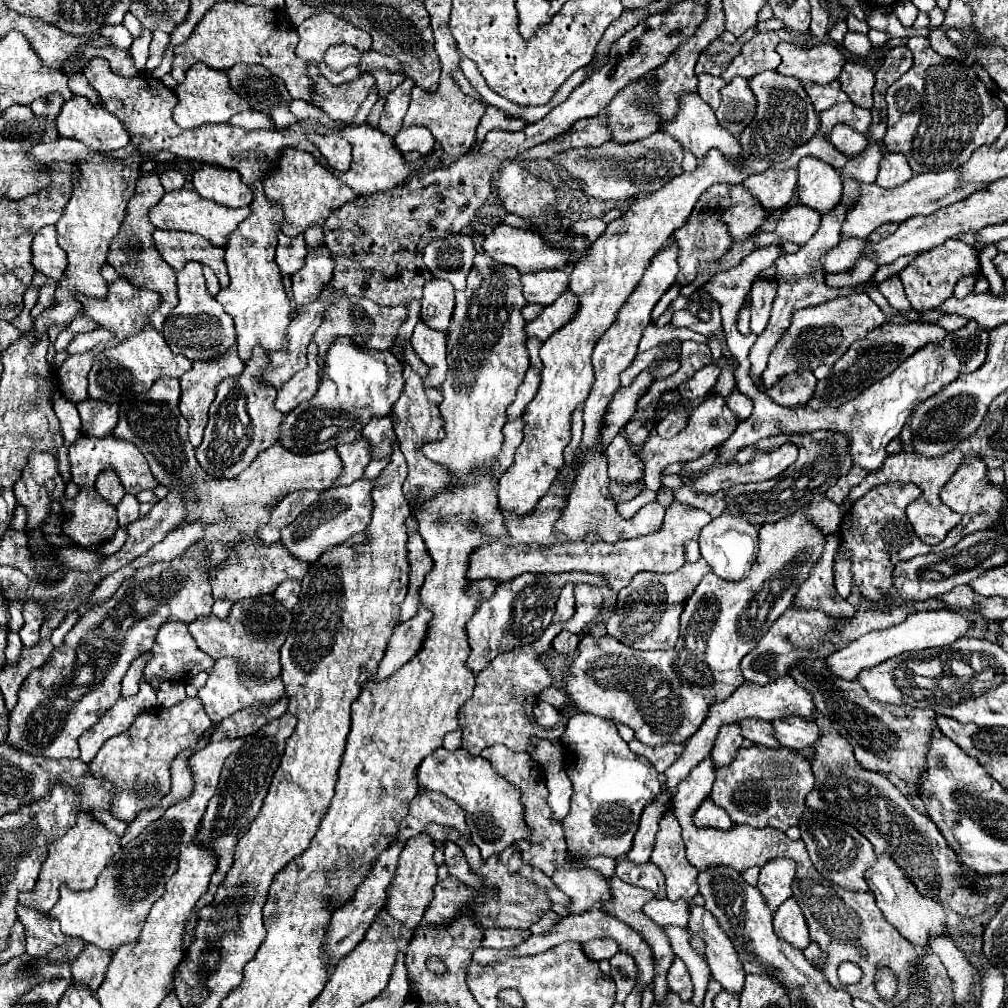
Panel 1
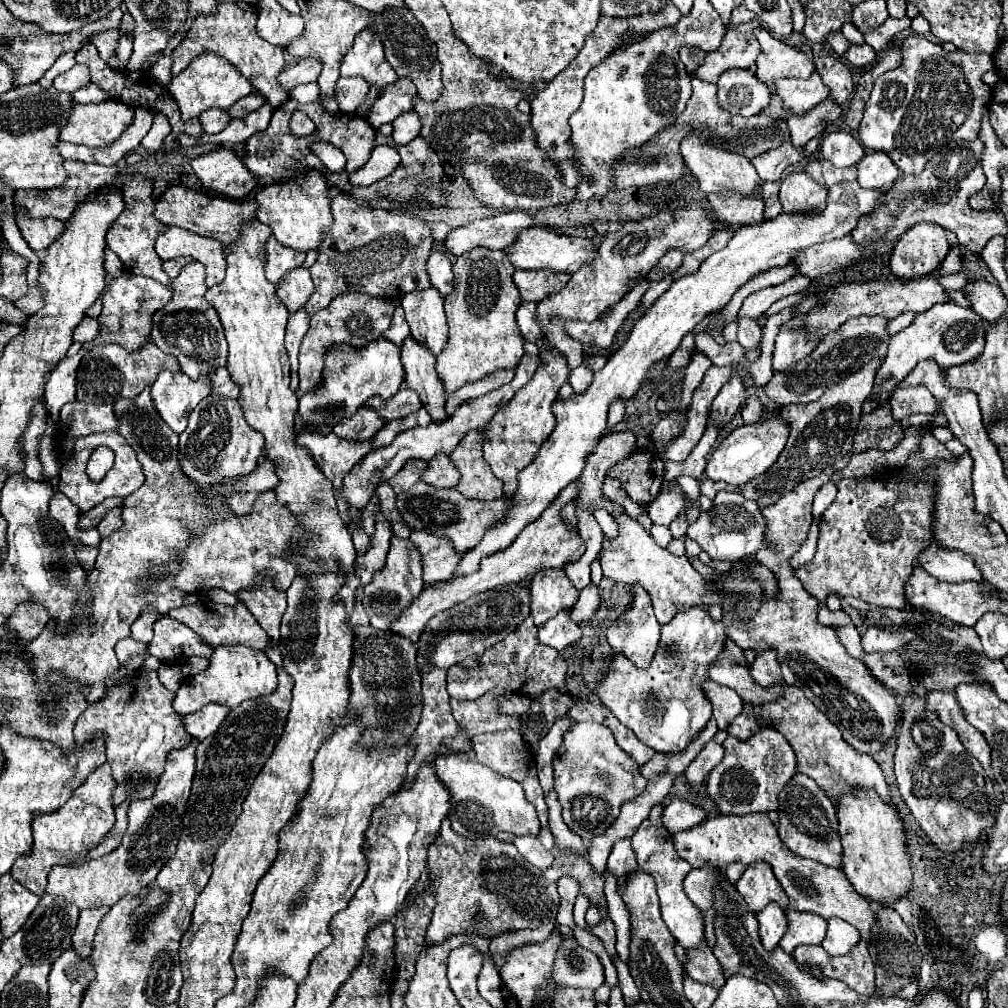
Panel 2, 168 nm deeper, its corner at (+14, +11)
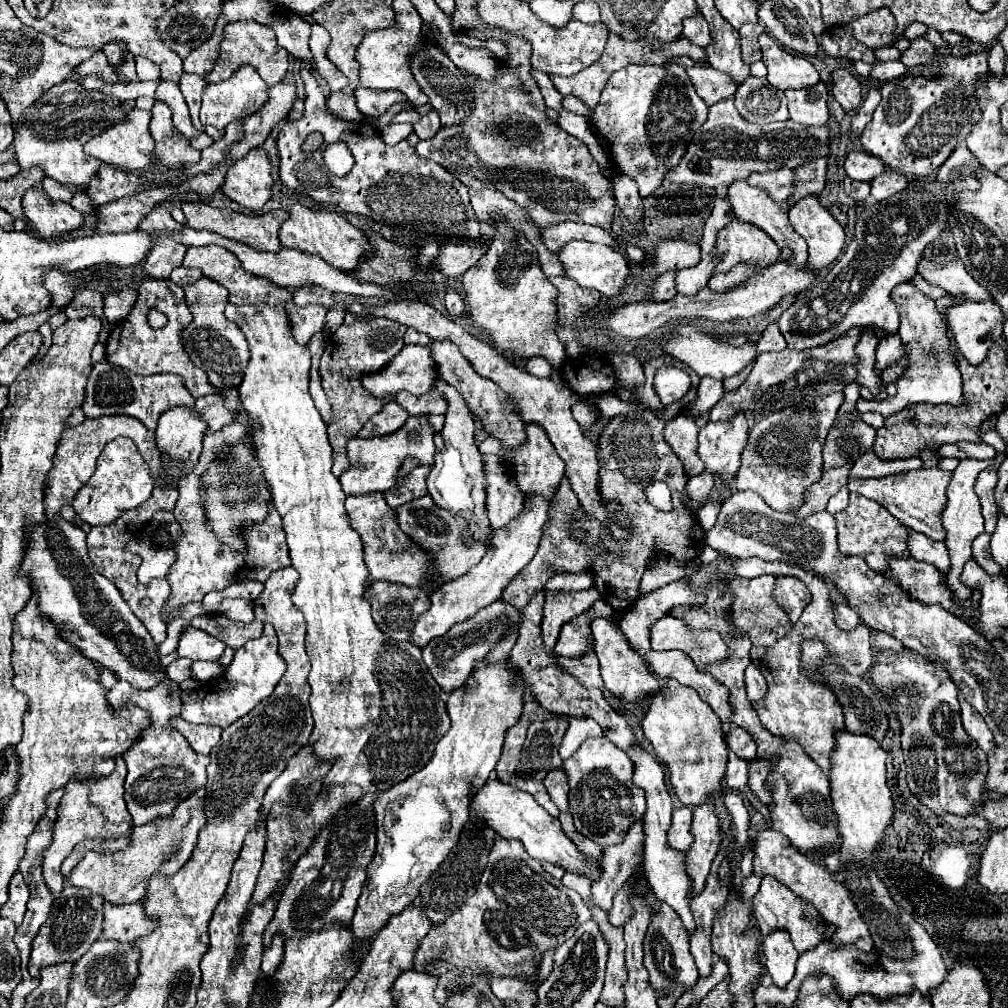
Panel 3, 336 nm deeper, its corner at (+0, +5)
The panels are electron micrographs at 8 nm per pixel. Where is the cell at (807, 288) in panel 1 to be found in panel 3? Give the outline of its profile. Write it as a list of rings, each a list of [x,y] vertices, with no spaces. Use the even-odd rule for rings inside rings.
[[[743,413],[731,417],[725,423],[709,423],[699,429],[697,455],[707,469],[721,477],[723,485],[735,479],[739,469],[739,455],[747,445],[747,419]]]

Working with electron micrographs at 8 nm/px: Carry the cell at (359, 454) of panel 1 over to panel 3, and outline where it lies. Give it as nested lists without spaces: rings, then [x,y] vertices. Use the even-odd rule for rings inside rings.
[[[387,403],[385,409],[377,415],[373,415],[363,427],[361,431],[357,433],[357,437],[363,437],[363,439],[371,439],[371,437],[379,437],[379,435],[389,435],[397,429],[401,429],[407,421],[409,413],[397,405],[397,403]]]

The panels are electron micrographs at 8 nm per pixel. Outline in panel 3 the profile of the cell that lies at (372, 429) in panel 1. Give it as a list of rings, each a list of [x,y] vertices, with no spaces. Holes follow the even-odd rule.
[[[429,391],[419,397],[411,397],[409,393],[397,393],[397,403],[409,411],[409,415],[419,413],[445,413],[447,411],[447,399],[439,391]]]

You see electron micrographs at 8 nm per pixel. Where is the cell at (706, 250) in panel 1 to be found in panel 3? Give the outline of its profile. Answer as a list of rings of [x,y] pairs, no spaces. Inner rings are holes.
[[[667,271],[659,279],[655,279],[655,283],[651,285],[651,293],[649,293],[651,301],[669,301],[669,299],[673,299],[677,295],[673,281],[675,281],[675,271]]]

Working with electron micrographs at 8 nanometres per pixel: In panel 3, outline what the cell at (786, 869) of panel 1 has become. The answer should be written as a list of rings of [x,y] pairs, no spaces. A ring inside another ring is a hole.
[[[763,877],[761,887],[755,893],[755,897],[751,899],[751,903],[753,903],[753,915],[755,915],[759,931],[763,935],[769,935],[779,929],[787,931],[799,953],[813,949],[825,937],[827,923],[823,921],[823,917],[819,917],[819,911],[815,909],[815,905],[811,905],[809,901],[803,901],[801,897],[797,897],[791,889],[787,889],[783,883],[779,883],[773,877]]]

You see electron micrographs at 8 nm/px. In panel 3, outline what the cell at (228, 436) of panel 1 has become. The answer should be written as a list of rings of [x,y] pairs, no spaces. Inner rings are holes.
[[[233,421],[225,429],[213,433],[213,435],[205,435],[203,437],[203,453],[199,457],[199,463],[195,465],[193,473],[181,477],[181,481],[177,483],[179,499],[177,499],[173,515],[175,515],[177,523],[181,525],[183,535],[179,537],[179,541],[173,543],[173,549],[177,553],[177,563],[171,567],[171,571],[167,575],[167,583],[171,587],[171,597],[169,597],[167,605],[171,605],[171,607],[183,607],[191,601],[201,601],[209,591],[223,591],[225,587],[239,583],[239,581],[245,581],[245,579],[255,579],[255,581],[265,583],[273,571],[291,565],[285,533],[281,527],[281,517],[273,505],[271,505],[269,515],[263,523],[247,527],[243,533],[245,541],[247,541],[247,553],[251,553],[251,557],[239,557],[237,553],[233,553],[227,545],[223,545],[211,533],[211,527],[205,521],[205,511],[201,505],[201,489],[203,489],[201,487],[201,473],[213,461],[217,463],[219,457],[229,455],[229,447],[235,445],[245,435],[245,431],[247,431],[245,425]]]

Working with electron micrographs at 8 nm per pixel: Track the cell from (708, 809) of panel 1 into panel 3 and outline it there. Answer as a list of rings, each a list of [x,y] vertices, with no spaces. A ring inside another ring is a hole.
[[[679,807],[673,811],[673,825],[667,831],[667,845],[671,845],[671,849],[685,853],[691,847],[691,819],[693,811],[687,807]]]

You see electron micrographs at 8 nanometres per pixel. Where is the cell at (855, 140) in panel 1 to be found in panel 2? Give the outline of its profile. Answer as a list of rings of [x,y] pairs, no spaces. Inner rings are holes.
[[[833,131],[821,137],[821,155],[835,167],[851,167],[863,159],[865,149],[851,133]]]

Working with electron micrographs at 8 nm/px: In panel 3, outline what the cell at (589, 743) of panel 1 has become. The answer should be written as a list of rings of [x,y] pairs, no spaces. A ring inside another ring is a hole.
[[[607,737],[587,739],[577,753],[563,761],[569,777],[569,813],[573,815],[575,827],[581,835],[593,839],[601,849],[617,845],[625,839],[629,827],[643,819],[645,797],[643,789],[633,783],[633,765],[625,751],[615,747]]]

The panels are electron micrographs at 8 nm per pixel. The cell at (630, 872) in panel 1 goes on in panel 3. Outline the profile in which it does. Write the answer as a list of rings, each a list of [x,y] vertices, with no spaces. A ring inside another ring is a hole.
[[[661,903],[659,913],[651,919],[651,929],[645,935],[645,967],[649,971],[649,983],[657,993],[669,993],[677,985],[683,985],[685,991],[693,989],[699,973],[695,967],[695,961],[689,953],[689,937],[687,929],[683,929],[683,921],[679,921],[679,915],[665,903]]]

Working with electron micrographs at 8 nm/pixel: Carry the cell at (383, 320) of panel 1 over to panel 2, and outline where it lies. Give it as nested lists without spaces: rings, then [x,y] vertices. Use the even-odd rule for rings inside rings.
[[[341,293],[337,295],[325,311],[317,311],[311,317],[311,327],[301,343],[299,351],[299,389],[297,395],[305,395],[307,391],[315,389],[321,381],[323,369],[323,355],[333,345],[351,345],[351,347],[365,347],[373,339],[379,339],[381,333],[389,327],[393,317],[393,303],[389,299],[377,299],[361,293]]]

